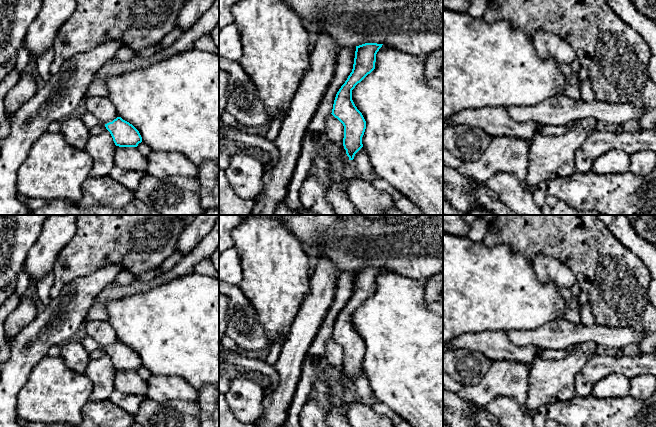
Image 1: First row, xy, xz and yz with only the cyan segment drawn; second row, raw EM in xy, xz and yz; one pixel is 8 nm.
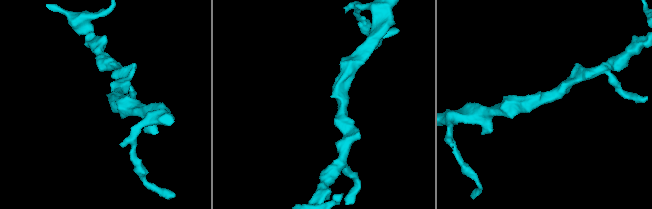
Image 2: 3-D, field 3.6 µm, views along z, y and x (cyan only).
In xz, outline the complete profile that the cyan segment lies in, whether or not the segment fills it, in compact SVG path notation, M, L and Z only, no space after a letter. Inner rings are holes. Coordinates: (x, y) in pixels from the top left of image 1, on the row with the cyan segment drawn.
M365 43L356 46L353 69L336 94L332 115L344 126L343 146L349 160L363 147L366 121L352 100L352 90L375 69L376 54L383 44Z

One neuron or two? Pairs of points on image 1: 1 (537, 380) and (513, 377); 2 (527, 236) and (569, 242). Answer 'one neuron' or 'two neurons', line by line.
1: two neurons
2: one neuron

